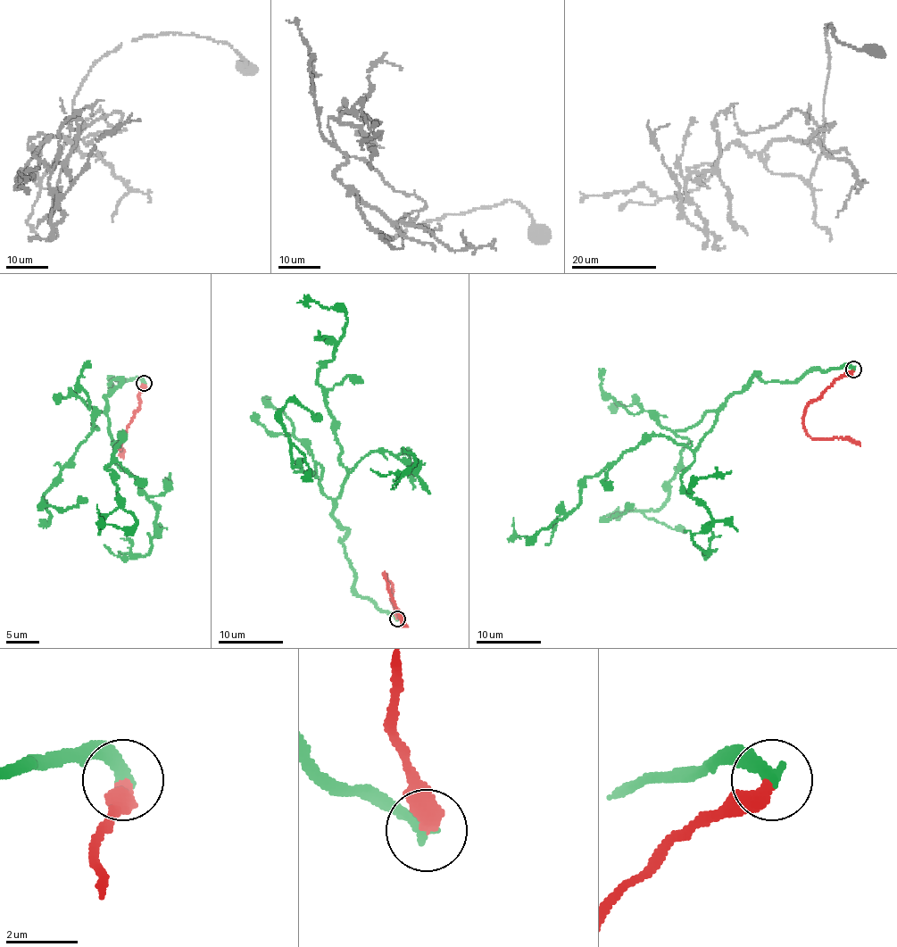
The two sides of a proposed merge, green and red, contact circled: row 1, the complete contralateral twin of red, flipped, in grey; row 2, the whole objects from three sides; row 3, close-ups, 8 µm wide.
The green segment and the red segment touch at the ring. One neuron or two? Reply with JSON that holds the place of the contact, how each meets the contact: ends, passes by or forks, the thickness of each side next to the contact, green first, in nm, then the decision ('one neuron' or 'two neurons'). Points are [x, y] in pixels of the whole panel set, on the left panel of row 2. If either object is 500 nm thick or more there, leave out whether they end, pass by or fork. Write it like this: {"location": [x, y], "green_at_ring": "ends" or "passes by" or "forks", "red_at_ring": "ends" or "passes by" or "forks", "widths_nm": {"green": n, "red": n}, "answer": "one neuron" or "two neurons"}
{"location": [144, 383], "green_at_ring": "ends", "red_at_ring": "ends", "widths_nm": {"green": 360, "red": 440}, "answer": "one neuron"}

